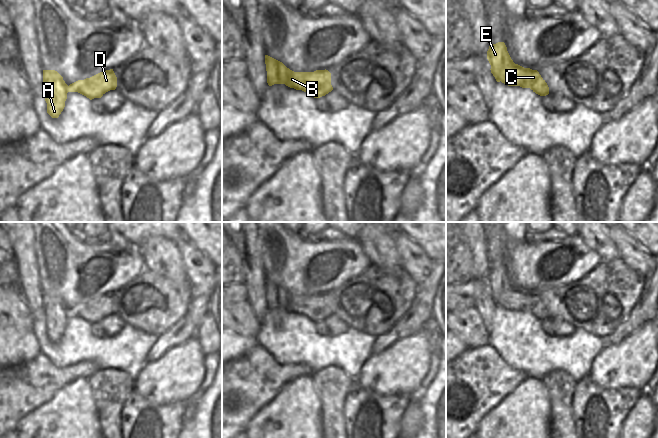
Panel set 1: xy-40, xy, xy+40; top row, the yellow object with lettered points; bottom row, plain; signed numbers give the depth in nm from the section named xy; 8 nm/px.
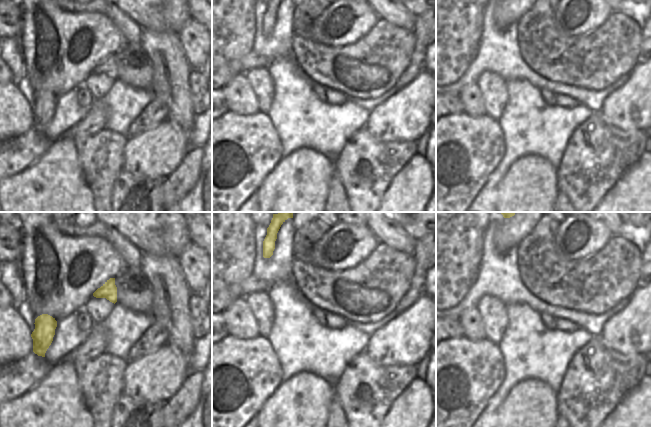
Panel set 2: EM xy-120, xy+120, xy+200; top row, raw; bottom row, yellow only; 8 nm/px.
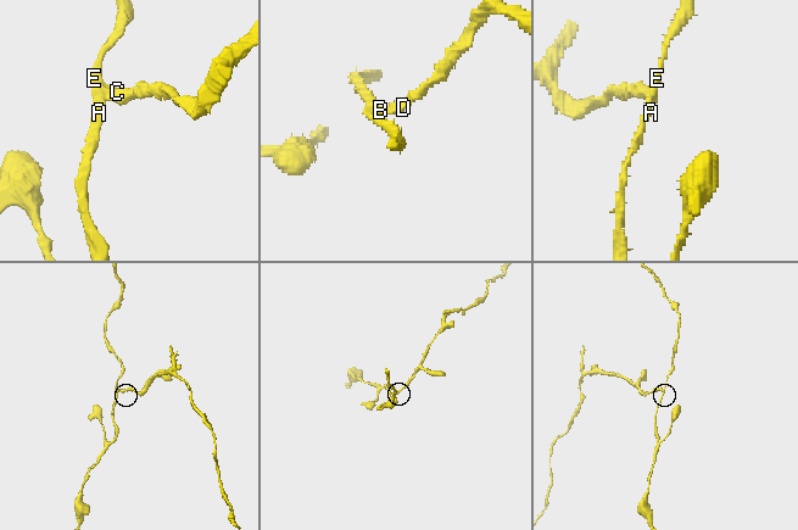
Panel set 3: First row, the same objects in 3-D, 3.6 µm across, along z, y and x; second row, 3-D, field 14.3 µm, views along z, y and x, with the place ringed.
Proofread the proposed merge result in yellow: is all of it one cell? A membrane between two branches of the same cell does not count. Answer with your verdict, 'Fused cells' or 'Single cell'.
Fused cells

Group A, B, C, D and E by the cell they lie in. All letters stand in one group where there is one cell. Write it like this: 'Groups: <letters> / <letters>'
Groups: A E / B C D

